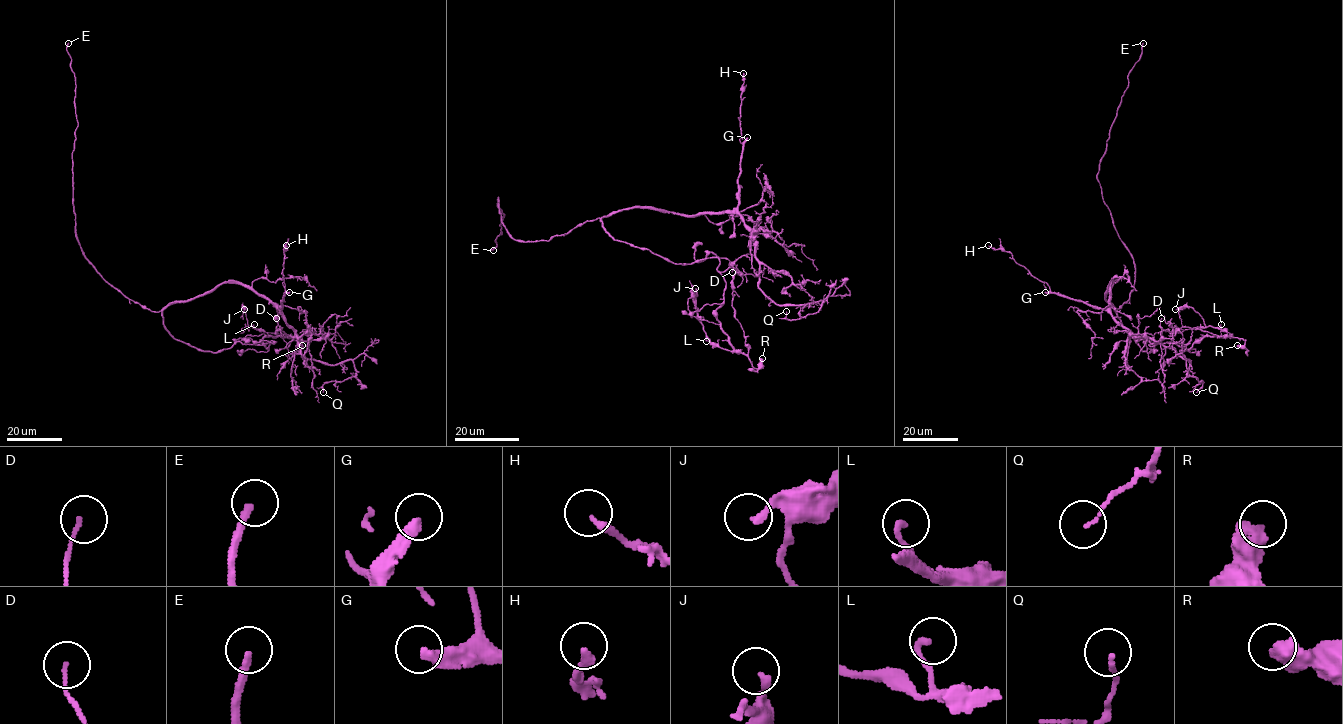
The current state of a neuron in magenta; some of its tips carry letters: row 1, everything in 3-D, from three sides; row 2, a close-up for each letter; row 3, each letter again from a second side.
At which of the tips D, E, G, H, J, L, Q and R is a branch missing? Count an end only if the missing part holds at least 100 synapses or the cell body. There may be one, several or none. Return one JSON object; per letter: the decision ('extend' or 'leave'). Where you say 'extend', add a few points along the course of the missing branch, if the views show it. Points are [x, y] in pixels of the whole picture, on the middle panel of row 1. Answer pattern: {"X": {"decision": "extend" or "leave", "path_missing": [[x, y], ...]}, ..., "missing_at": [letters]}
{"D": {"decision": "leave"}, "E": {"decision": "extend", "path_missing": [[493, 250], [491, 262], [497, 281], [490, 283], [492, 293], [487, 309]]}, "G": {"decision": "extend", "path_missing": [[747, 137], [755, 89], [769, 62], [765, 44], [746, 42], [758, 15]]}, "H": {"decision": "leave"}, "J": {"decision": "leave"}, "L": {"decision": "leave"}, "Q": {"decision": "leave"}, "R": {"decision": "leave"}, "missing_at": ["E", "G"]}

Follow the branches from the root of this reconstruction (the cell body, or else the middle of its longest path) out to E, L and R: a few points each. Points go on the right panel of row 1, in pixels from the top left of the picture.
E: (1113, 308), (1117, 311), (1134, 288), (1135, 265), (1103, 201), (1097, 173), (1143, 43)
L: (1113, 308), (1148, 352), (1155, 341), (1149, 345), (1174, 343), (1189, 349), (1205, 336), (1230, 336), (1221, 324)
R: (1113, 308), (1143, 351), (1155, 341), (1149, 345), (1189, 349), (1205, 336), (1245, 340), (1237, 345)

